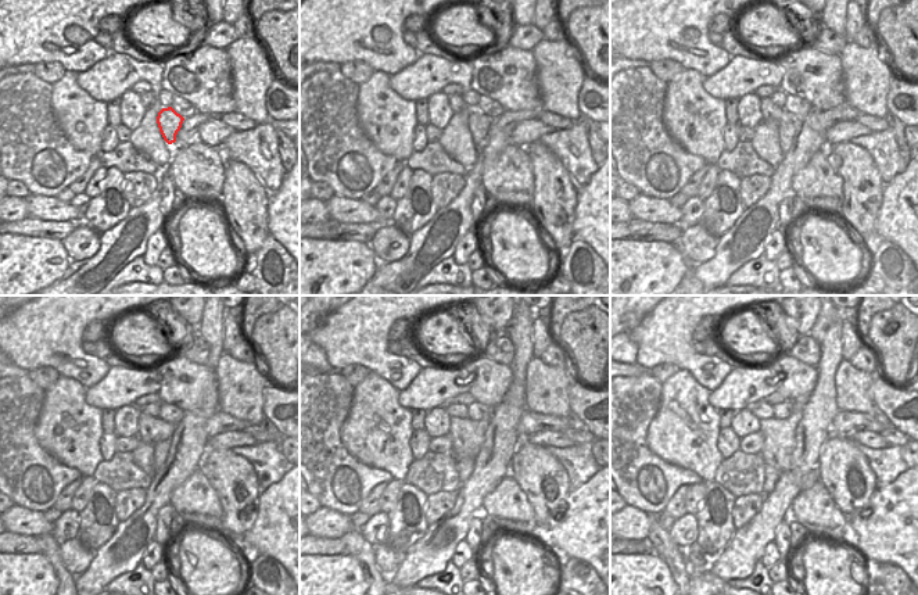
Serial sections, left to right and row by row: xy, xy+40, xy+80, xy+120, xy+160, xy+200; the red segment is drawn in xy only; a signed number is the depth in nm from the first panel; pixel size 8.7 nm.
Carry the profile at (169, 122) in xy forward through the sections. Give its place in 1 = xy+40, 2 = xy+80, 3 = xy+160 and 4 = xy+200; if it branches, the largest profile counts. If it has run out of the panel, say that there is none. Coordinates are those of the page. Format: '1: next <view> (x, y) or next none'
1: next xy+40 (479, 124)
2: next xy+80 (786, 129)
3: next xy+160 (465, 468)
4: next xy+200 (771, 476)

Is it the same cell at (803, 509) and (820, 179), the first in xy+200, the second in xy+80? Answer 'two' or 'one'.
one

